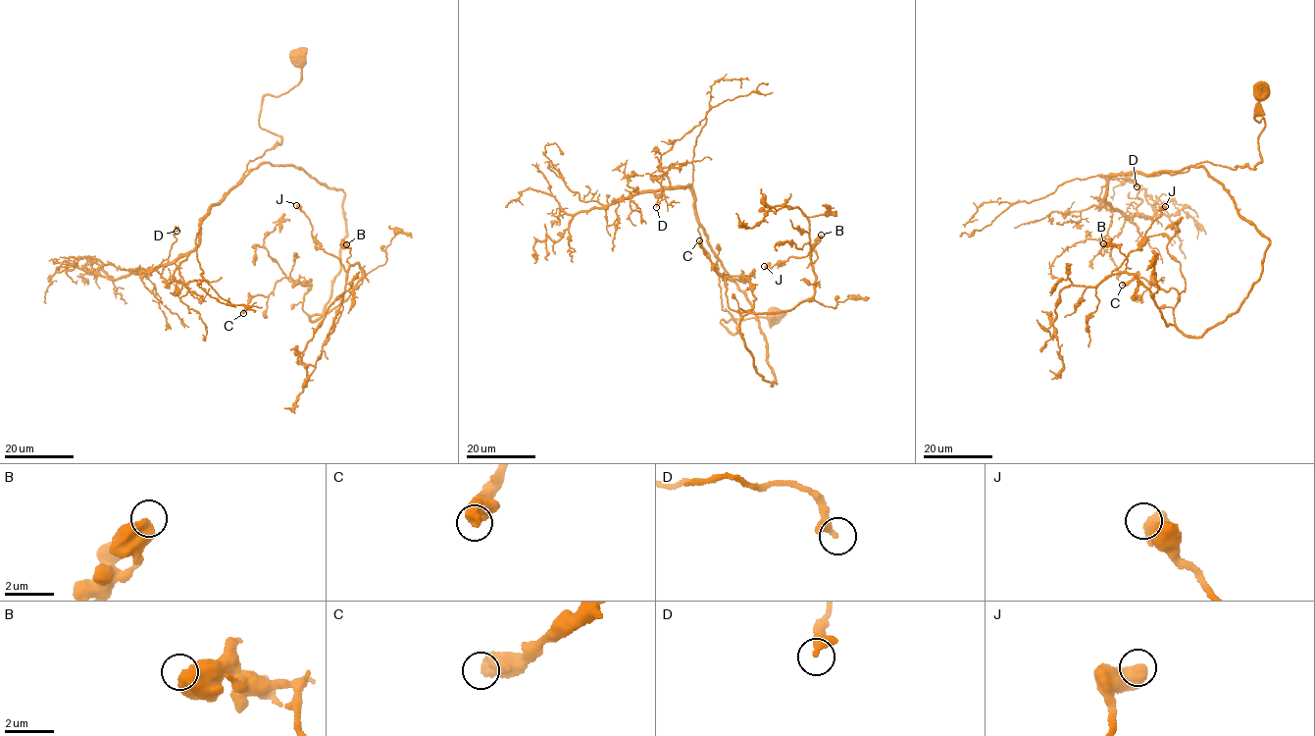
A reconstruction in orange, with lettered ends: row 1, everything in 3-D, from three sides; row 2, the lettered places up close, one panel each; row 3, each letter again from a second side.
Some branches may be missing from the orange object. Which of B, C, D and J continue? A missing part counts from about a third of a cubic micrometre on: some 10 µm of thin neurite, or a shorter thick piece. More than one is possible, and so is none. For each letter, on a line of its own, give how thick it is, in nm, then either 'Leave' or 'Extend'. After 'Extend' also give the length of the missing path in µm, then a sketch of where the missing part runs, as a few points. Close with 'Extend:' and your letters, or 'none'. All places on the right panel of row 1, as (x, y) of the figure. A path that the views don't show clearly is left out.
B: Thickness 650 nm. Leave
C: Thickness 600 nm. Extend. Missing length about 45 µm
D: Thickness 440 nm. Leave
J: Thickness 750 nm. Leave
Extend: C

